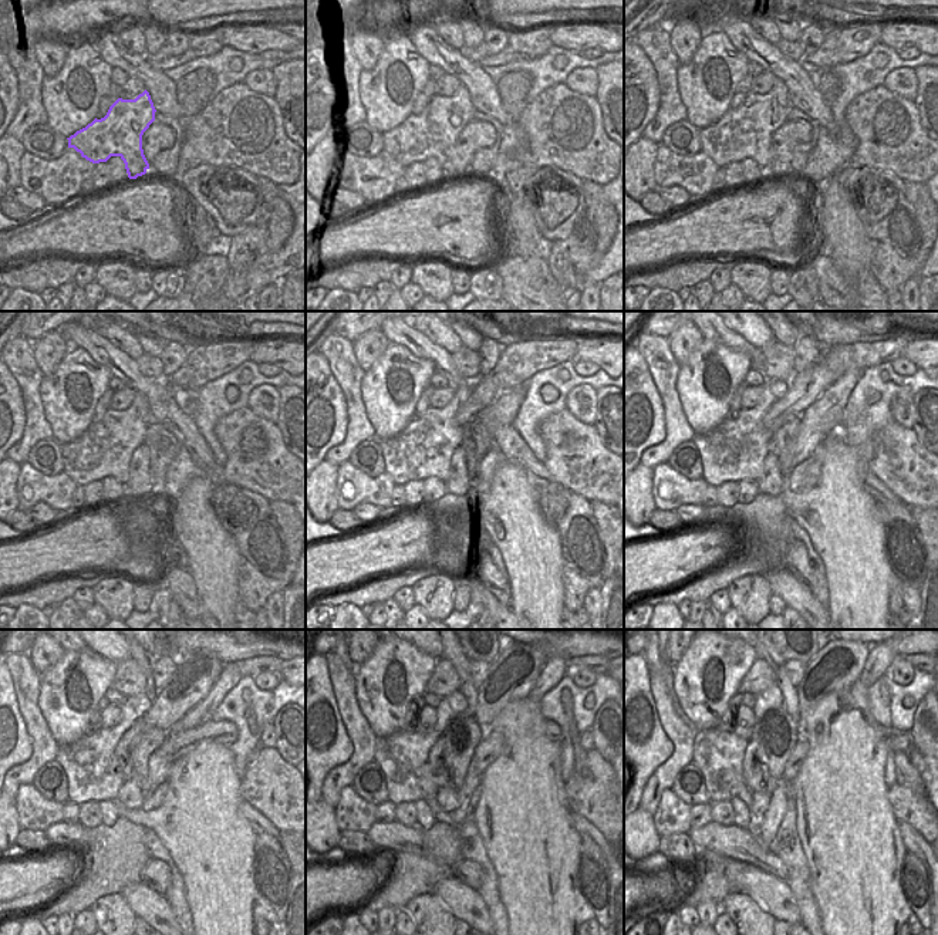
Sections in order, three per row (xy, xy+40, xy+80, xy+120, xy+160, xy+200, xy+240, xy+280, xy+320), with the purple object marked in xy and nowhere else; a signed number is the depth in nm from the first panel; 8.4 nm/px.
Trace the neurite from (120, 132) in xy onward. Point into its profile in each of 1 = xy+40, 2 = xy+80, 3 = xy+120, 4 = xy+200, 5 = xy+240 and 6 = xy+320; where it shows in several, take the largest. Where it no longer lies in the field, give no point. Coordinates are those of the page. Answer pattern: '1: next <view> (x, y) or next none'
1: next xy+40 (431, 134)
2: next xy+80 (742, 132)
3: next xy+120 (105, 448)
4: next xy+200 (735, 451)
5: next xy+240 (93, 770)
6: next xy+320 (718, 755)

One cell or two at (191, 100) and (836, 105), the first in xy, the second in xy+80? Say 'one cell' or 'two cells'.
two cells

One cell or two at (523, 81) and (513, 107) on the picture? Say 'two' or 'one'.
one

